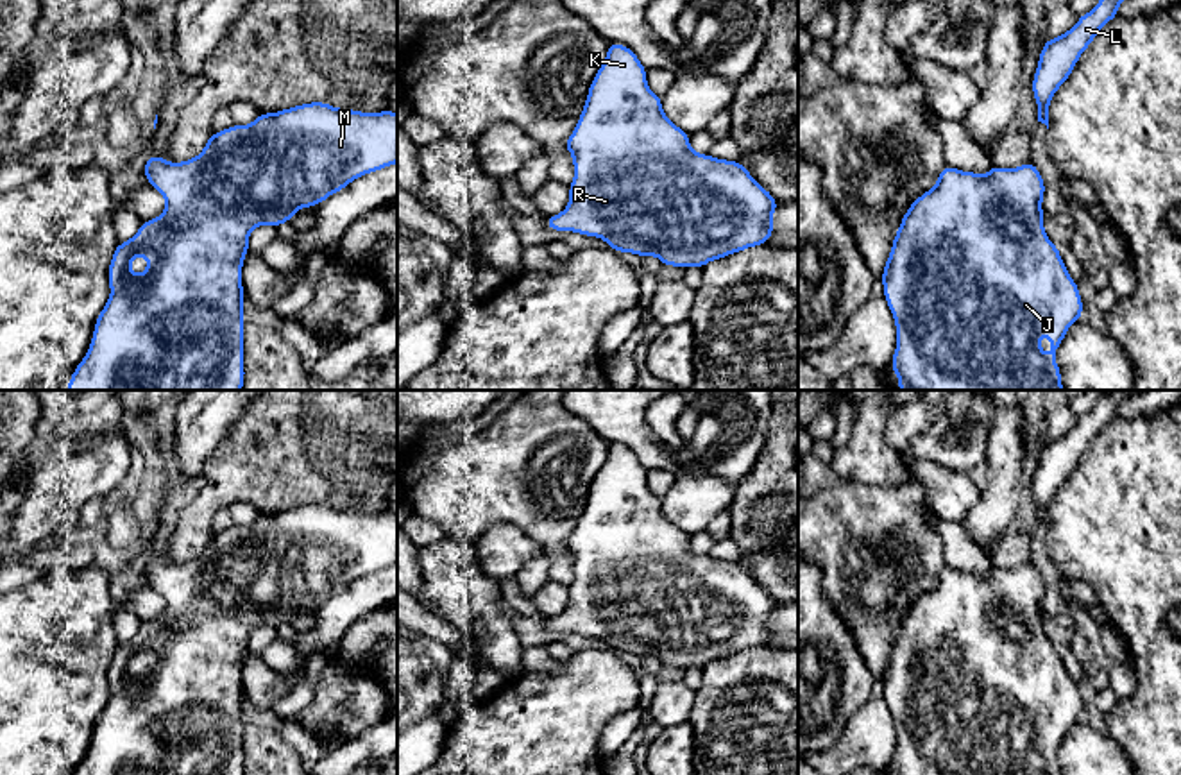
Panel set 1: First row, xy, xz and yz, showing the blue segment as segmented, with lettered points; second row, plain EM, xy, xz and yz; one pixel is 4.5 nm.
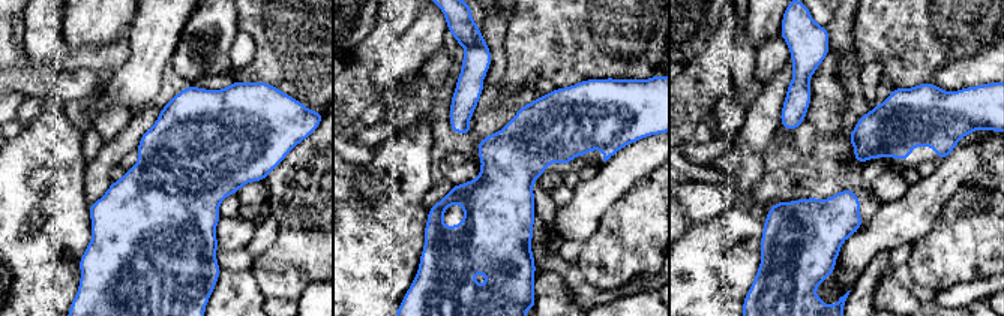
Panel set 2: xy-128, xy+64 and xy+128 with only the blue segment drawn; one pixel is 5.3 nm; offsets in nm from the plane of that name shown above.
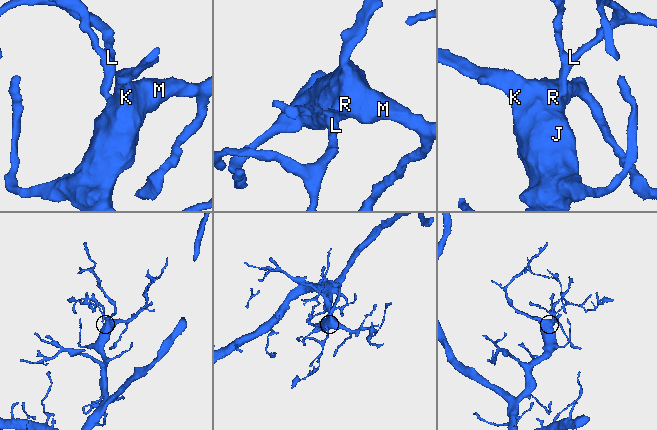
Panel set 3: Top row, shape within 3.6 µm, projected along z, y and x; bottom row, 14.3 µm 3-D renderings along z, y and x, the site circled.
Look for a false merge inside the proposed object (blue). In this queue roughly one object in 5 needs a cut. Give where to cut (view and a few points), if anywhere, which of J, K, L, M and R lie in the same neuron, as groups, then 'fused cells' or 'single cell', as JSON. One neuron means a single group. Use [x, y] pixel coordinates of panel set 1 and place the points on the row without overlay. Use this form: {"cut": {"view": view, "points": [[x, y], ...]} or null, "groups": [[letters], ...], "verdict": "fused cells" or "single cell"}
{"cut": null, "groups": [["J", "K", "L", "M", "R"]], "verdict": "single cell"}

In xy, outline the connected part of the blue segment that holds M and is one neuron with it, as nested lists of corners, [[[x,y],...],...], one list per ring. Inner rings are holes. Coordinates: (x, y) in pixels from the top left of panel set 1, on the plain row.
[[[326,503],[301,505],[277,514],[261,514],[249,526],[231,526],[211,535],[204,551],[188,562],[168,564],[163,557],[152,555],[141,571],[145,573],[149,585],[166,600],[166,610],[159,617],[143,623],[132,639],[116,646],[107,673],[111,696],[95,721],[89,750],[73,775],[245,775],[245,755],[242,746],[245,732],[242,668],[243,659],[249,653],[249,634],[258,626],[277,628],[290,623],[301,609],[313,609],[329,596],[342,592],[354,580],[383,571],[394,564],[397,564],[397,514],[392,514],[390,510],[381,514],[338,510]],[[134,657],[145,657],[149,664],[147,671],[140,677],[129,668]]]

